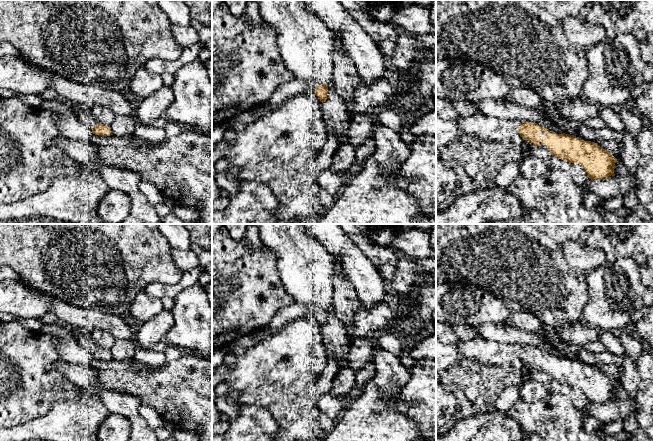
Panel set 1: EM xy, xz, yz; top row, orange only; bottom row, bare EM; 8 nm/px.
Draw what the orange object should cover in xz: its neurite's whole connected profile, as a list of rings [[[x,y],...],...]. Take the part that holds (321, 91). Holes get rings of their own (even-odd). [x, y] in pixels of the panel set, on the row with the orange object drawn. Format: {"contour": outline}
{"contour": [[[256,0],[260,14],[278,35],[278,46],[287,69],[313,90],[320,102],[328,96],[328,82],[333,79],[333,33],[324,22],[309,12],[300,0]]]}

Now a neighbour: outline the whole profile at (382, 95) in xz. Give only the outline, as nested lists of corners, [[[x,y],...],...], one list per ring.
[[[384,78],[371,87],[360,85],[354,92],[353,100],[346,106],[351,110],[352,115],[365,113],[369,108],[396,109],[395,98],[396,91]]]

